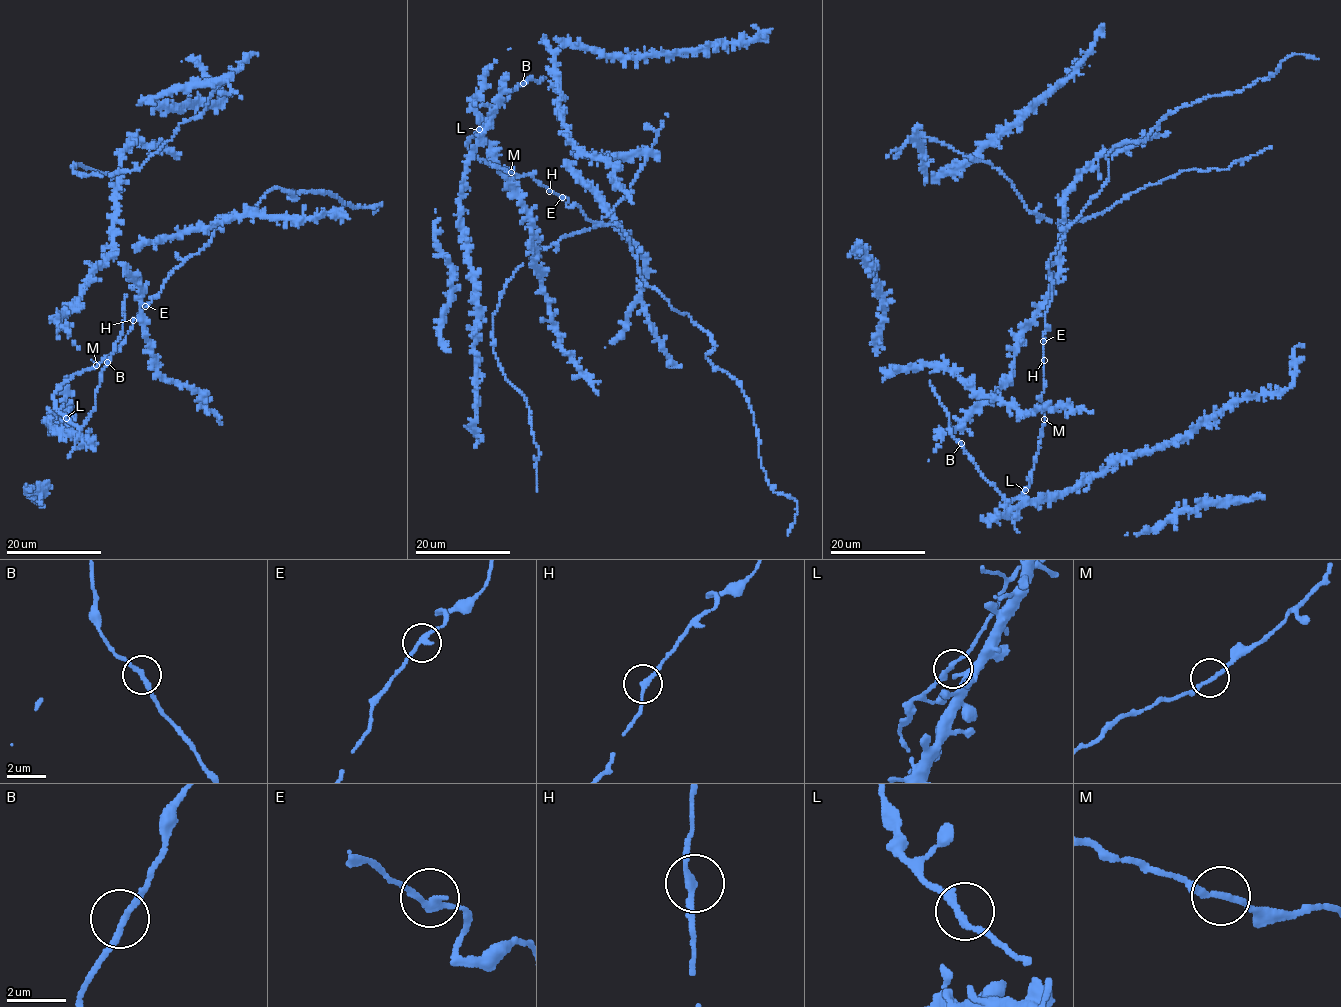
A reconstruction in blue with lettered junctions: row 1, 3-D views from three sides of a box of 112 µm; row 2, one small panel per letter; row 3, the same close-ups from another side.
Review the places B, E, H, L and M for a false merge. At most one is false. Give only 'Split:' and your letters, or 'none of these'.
Split: none of these

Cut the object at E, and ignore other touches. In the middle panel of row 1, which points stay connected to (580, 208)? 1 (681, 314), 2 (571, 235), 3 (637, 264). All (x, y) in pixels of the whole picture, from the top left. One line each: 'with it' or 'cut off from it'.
1: with it
2: cut off from it
3: with it

